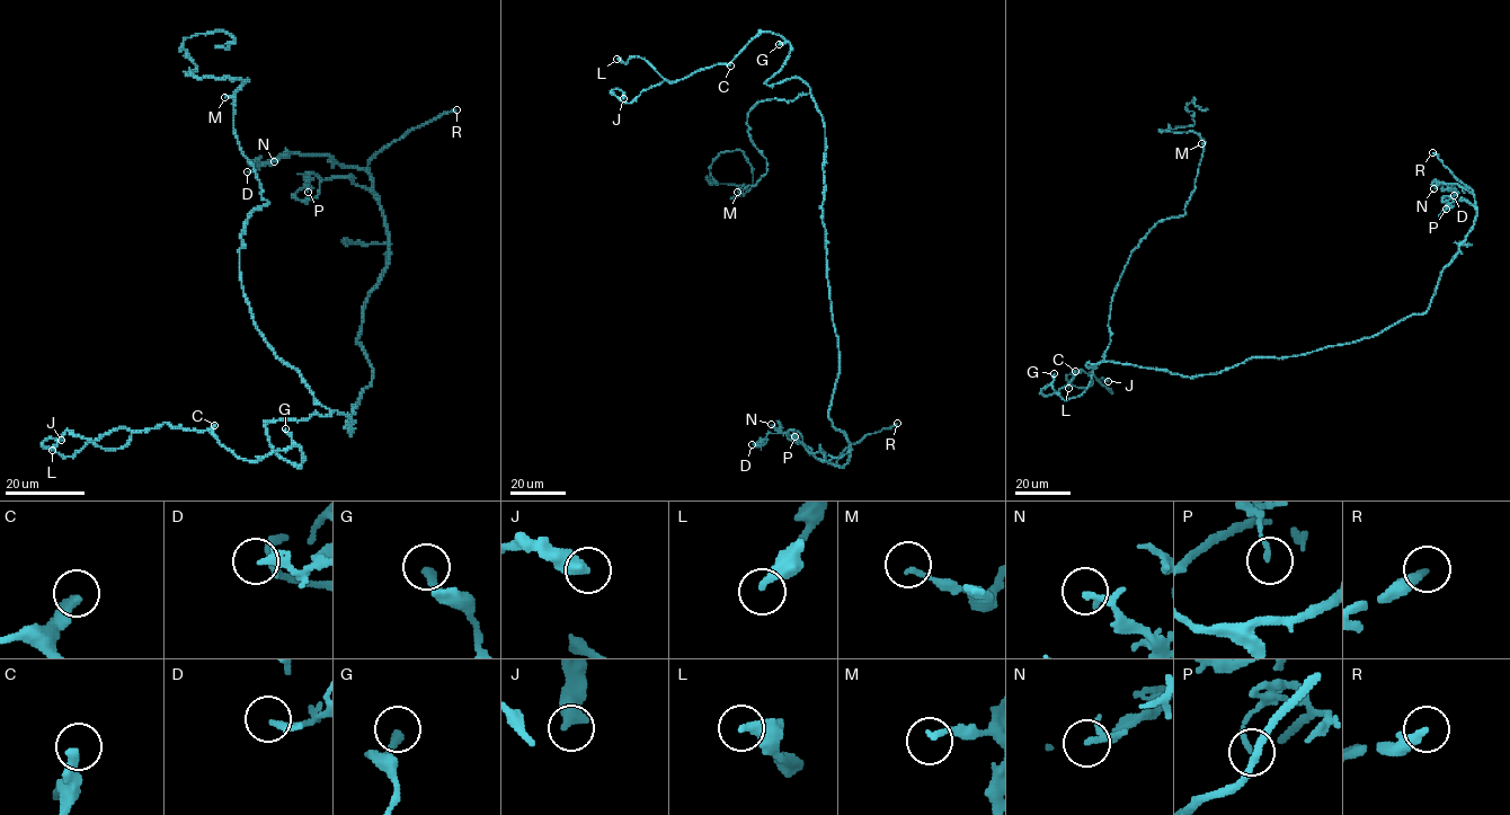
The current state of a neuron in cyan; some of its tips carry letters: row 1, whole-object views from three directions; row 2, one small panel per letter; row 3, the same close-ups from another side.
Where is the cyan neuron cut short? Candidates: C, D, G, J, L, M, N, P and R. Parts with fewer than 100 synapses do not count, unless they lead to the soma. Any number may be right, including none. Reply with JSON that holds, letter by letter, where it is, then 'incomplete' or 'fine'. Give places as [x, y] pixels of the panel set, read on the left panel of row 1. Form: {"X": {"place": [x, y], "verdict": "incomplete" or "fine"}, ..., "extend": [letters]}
{"C": {"place": [214, 425], "verdict": "fine"}, "D": {"place": [247, 171], "verdict": "fine"}, "G": {"place": [285, 428], "verdict": "fine"}, "J": {"place": [61, 440], "verdict": "fine"}, "L": {"place": [52, 450], "verdict": "fine"}, "M": {"place": [224, 97], "verdict": "fine"}, "N": {"place": [274, 161], "verdict": "fine"}, "P": {"place": [308, 192], "verdict": "fine"}, "R": {"place": [456, 109], "verdict": "incomplete"}, "extend": ["R"]}

